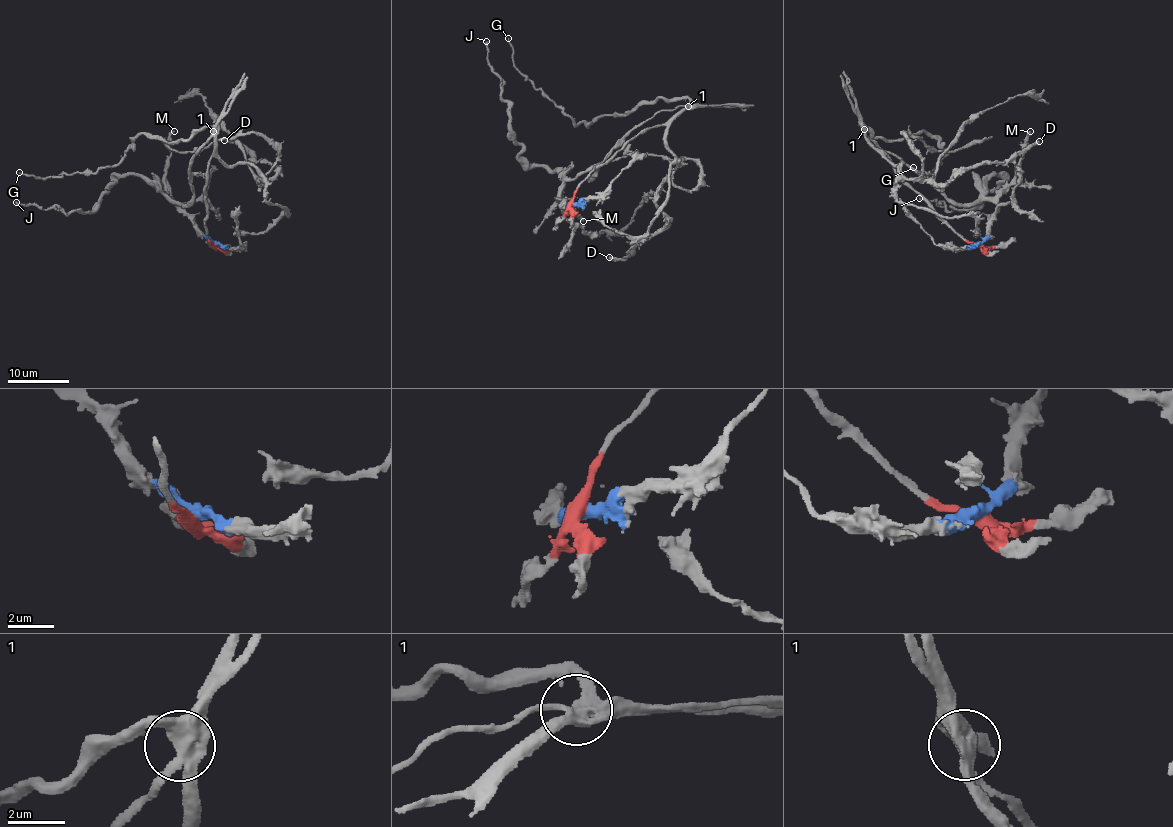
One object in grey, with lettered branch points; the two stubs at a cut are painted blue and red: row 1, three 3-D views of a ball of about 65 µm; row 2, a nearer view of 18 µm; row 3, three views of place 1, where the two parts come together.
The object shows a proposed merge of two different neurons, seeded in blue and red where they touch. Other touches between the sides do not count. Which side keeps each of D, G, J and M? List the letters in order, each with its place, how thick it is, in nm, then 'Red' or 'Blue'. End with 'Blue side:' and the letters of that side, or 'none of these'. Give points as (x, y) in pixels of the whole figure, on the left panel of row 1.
D: Place: (224, 140). Thickness 200 nm. Red
G: Place: (19, 172). Thickness 150 nm. Red
J: Place: (16, 202). Thickness 280 nm. Blue
M: Place: (174, 131). Thickness 220 nm. Blue
Blue side: J, M

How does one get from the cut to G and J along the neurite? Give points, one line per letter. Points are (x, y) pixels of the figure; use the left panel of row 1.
G: (215, 244), (204, 226), (215, 144), (208, 127), (165, 142), (137, 134), (115, 164), (95, 172), (19, 173)
J: (215, 242), (139, 176), (121, 176), (87, 212), (65, 214), (15, 202)

